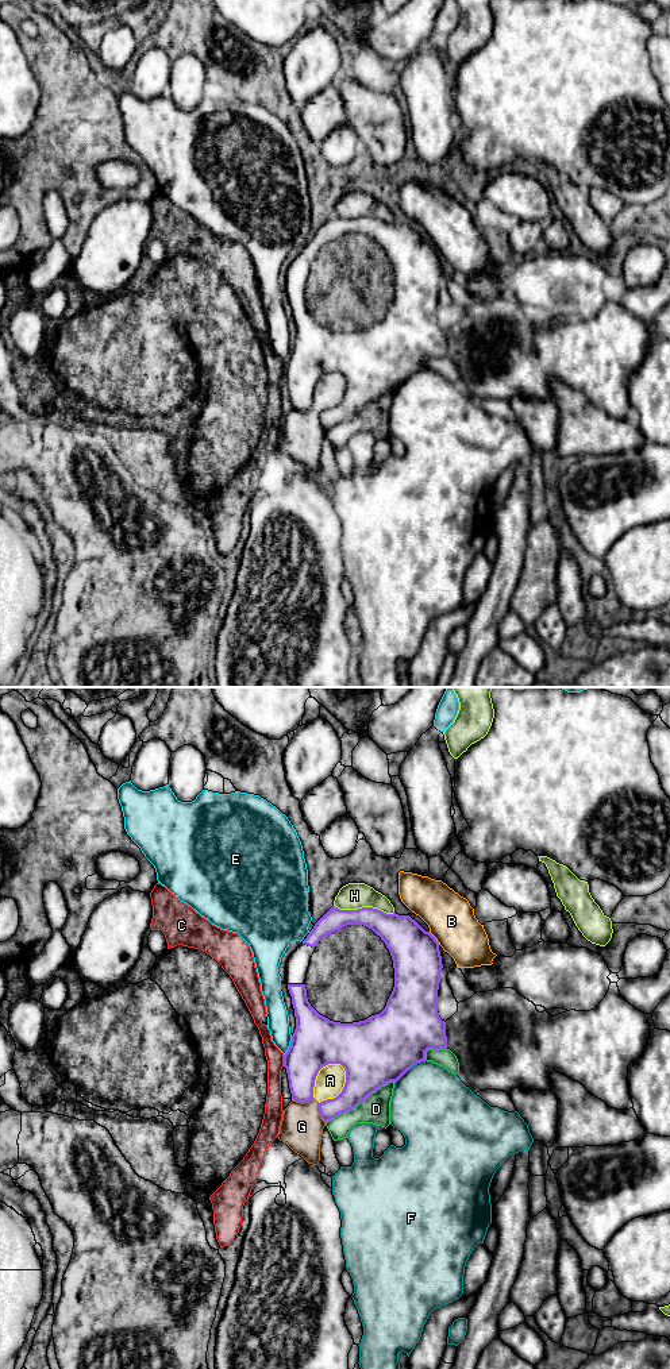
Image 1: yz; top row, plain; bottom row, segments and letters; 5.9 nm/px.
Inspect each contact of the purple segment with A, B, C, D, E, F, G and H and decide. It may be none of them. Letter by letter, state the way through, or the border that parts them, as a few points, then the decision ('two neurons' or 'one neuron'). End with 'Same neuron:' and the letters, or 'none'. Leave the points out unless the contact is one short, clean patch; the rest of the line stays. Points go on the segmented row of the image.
A: border yz (339, 1063), (345, 1071), (345, 1086), (335, 1096), (319, 1103); two neurons
B: two neurons
C: border yz (282, 1055), (284, 1065); two neurons
D: two neurons
E: two neurons
F: two neurons
G: two neurons
H: two neurons
Same neuron: none

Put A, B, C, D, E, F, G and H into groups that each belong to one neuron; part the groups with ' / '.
A G / B / C / D / E / F / H

